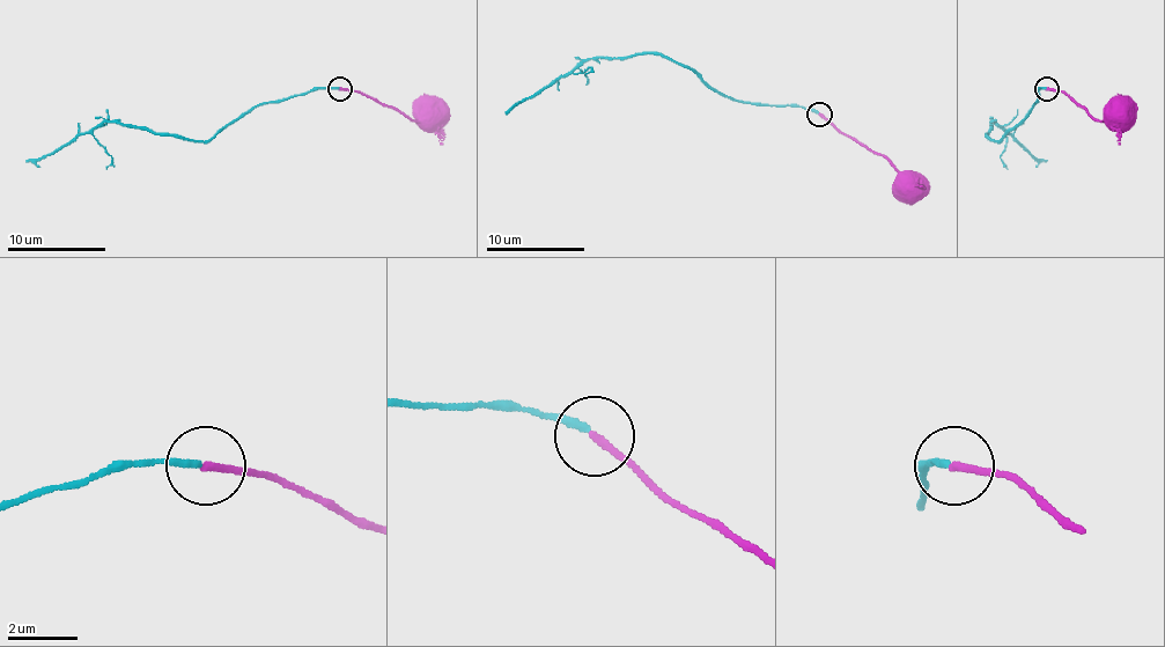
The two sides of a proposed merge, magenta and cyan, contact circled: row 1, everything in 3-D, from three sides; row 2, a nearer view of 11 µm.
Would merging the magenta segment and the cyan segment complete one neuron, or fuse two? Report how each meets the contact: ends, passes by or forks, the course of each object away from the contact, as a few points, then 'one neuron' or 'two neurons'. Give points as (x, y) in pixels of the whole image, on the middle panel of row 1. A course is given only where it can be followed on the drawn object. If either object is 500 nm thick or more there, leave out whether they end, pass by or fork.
magenta ends there; cyan ends there; magenta runs (819, 115), (896, 169), (913, 186); cyan runs (819, 112), (737, 102), (713, 89), (687, 67), (650, 52), (582, 60), (504, 115); two neurons

